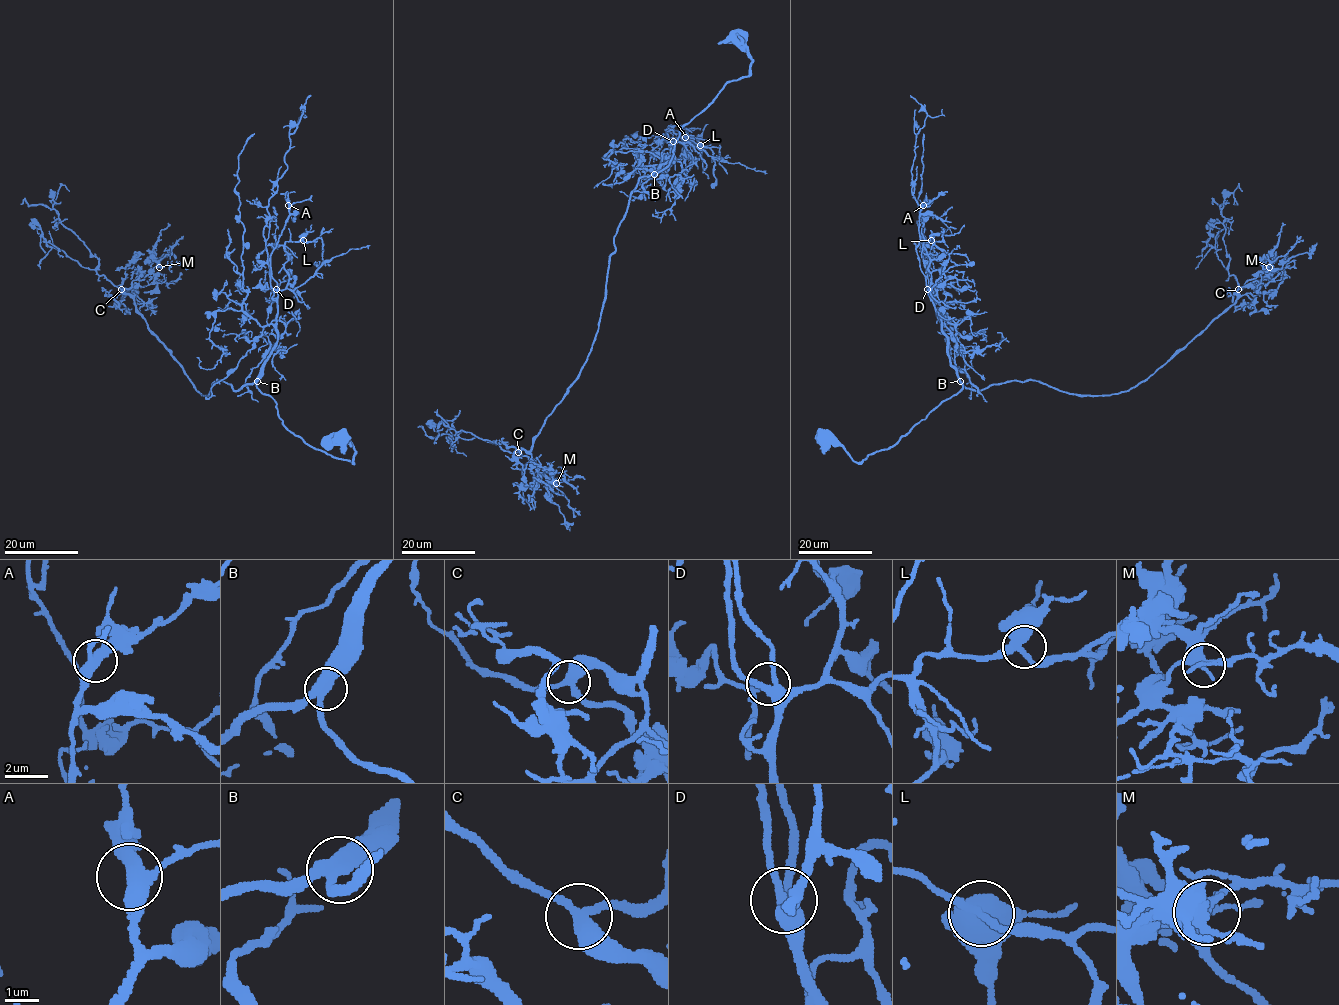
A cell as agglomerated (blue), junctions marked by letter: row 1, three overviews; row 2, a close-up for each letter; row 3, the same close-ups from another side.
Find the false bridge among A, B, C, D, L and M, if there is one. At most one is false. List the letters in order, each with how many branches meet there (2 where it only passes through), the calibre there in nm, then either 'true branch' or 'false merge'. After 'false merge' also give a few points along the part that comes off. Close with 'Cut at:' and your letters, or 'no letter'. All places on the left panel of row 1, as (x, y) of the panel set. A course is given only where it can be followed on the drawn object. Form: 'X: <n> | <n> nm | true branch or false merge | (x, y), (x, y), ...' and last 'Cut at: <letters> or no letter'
A: 3 | 380 nm | true branch
B: 3 | 360 nm | true branch
C: 3 | 300 nm | true branch
D: 3 | 320 nm | true branch
L: 3 | 360 nm | true branch
M: 3 | 360 nm | true branch
Cut at: no letter

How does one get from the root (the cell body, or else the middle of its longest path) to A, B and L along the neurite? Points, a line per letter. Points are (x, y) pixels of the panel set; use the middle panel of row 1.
A: (737, 36), (752, 59), (748, 75), (682, 127), (669, 164), (654, 176), (674, 161), (668, 131), (685, 137)
B: (737, 36), (744, 37), (747, 54), (752, 59), (748, 75), (729, 81), (682, 127), (669, 164), (654, 174)
L: (737, 36), (752, 59), (748, 75), (682, 127), (669, 164), (654, 176), (674, 161), (682, 137), (700, 145)

